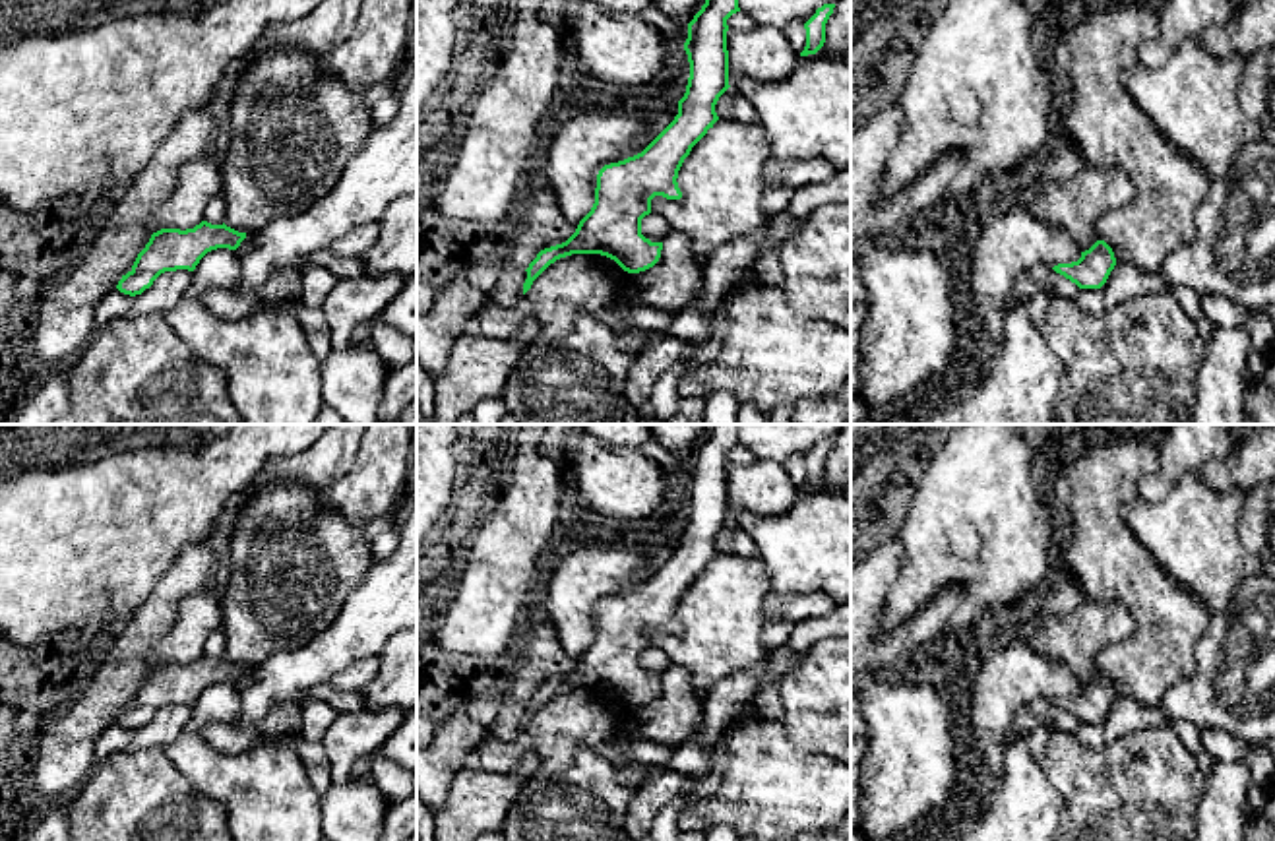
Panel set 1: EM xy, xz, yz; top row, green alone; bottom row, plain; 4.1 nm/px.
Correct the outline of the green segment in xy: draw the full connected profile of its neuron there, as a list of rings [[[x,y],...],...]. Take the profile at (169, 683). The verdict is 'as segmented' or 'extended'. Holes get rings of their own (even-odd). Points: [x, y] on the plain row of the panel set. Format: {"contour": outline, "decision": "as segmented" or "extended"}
{"contour": [[[202,655],[194,663],[161,663],[151,669],[145,682],[138,688],[132,703],[122,709],[116,723],[136,731],[153,719],[165,705],[194,705],[200,694],[217,682],[236,684],[246,672],[231,661]]], "decision": "as segmented"}

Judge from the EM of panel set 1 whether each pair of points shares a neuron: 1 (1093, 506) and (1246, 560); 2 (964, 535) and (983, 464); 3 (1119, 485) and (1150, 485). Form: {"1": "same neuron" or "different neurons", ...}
{"1": "different neurons", "2": "different neurons", "3": "different neurons"}

